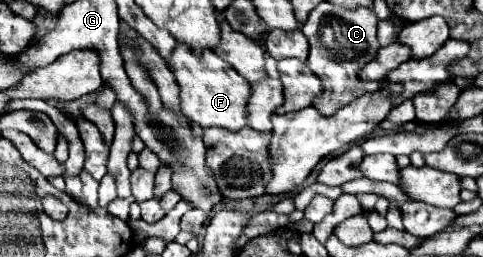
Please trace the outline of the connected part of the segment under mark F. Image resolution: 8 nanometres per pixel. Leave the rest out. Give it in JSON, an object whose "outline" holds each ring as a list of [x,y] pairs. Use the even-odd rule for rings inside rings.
{"outline":[[[183,43],[175,45],[175,51],[165,59],[167,67],[175,75],[175,81],[179,85],[179,99],[181,99],[181,111],[185,117],[189,117],[199,127],[225,127],[231,131],[239,131],[247,125],[247,99],[249,99],[249,83],[243,79],[227,61],[219,59],[211,49],[203,49],[199,57],[193,55],[191,47],[185,47]]]}

